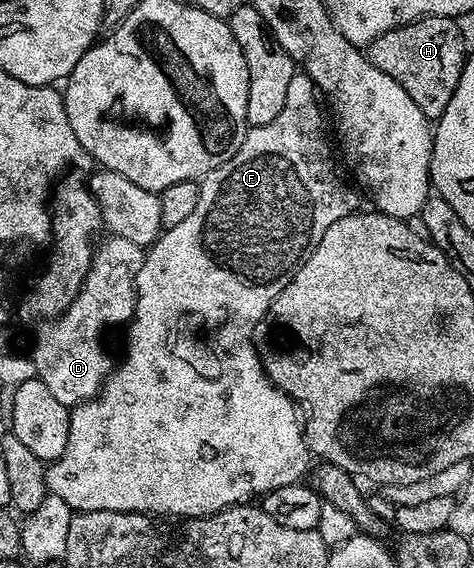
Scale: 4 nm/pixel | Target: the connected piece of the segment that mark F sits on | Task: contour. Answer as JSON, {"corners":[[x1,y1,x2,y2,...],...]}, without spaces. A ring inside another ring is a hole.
{"corners":[[301,70,295,71,292,82,288,82,288,98,284,110,280,110,280,114,276,114,272,122,250,128,238,153,228,158,228,162,216,166,216,170,212,170,207,176,201,177,198,201,192,214,188,214,184,222,176,222,176,226,165,229,158,239,145,249,142,265,136,274,138,297,134,303,134,316,125,329,126,353,122,356,122,365,119,368,117,365,106,377,106,382,97,396,70,408,68,446,64,454,46,470,47,489,53,495,55,492,67,504,67,509,75,513,116,510,145,512,158,518,197,518,211,516,220,510,231,508,234,504,249,504,255,498,261,498,280,486,299,483,305,477,302,475,306,472,306,463,311,463,312,457,306,446,304,420,300,415,299,405,267,376,263,357,258,357,258,352,254,349,254,327,262,319,267,319,270,307,280,290,284,290,284,286,292,282,296,270,300,270,303,262,316,250,320,238,324,238,324,230,328,230,332,222,359,211,357,194,346,185,345,178,338,173,338,164,334,161,336,148,332,140,330,145,330,140,326,137,326,124,328,128,328,120,320,103,320,93,312,78,308,78],[185,316,194,316,194,324,185,324,182,321]]}

